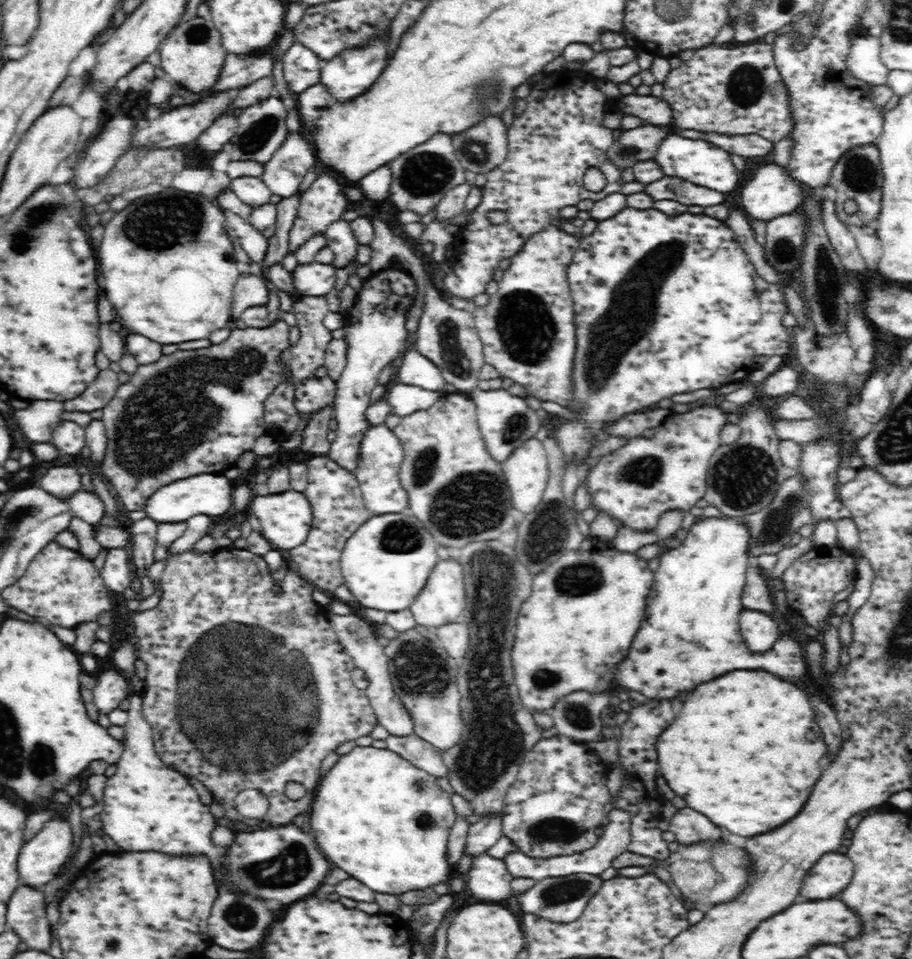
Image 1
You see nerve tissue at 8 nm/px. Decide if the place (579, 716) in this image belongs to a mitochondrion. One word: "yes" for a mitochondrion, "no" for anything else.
yes

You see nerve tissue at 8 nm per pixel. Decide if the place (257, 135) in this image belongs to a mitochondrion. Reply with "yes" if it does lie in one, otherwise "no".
yes

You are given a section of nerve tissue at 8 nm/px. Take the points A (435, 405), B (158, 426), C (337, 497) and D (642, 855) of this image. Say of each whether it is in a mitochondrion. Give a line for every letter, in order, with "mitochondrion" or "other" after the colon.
A: other
B: mitochondrion
C: other
D: other

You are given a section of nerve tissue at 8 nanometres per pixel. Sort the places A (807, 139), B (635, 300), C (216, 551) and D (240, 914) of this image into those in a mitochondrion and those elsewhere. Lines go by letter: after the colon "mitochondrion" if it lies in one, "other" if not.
A: other
B: mitochondrion
C: other
D: mitochondrion

